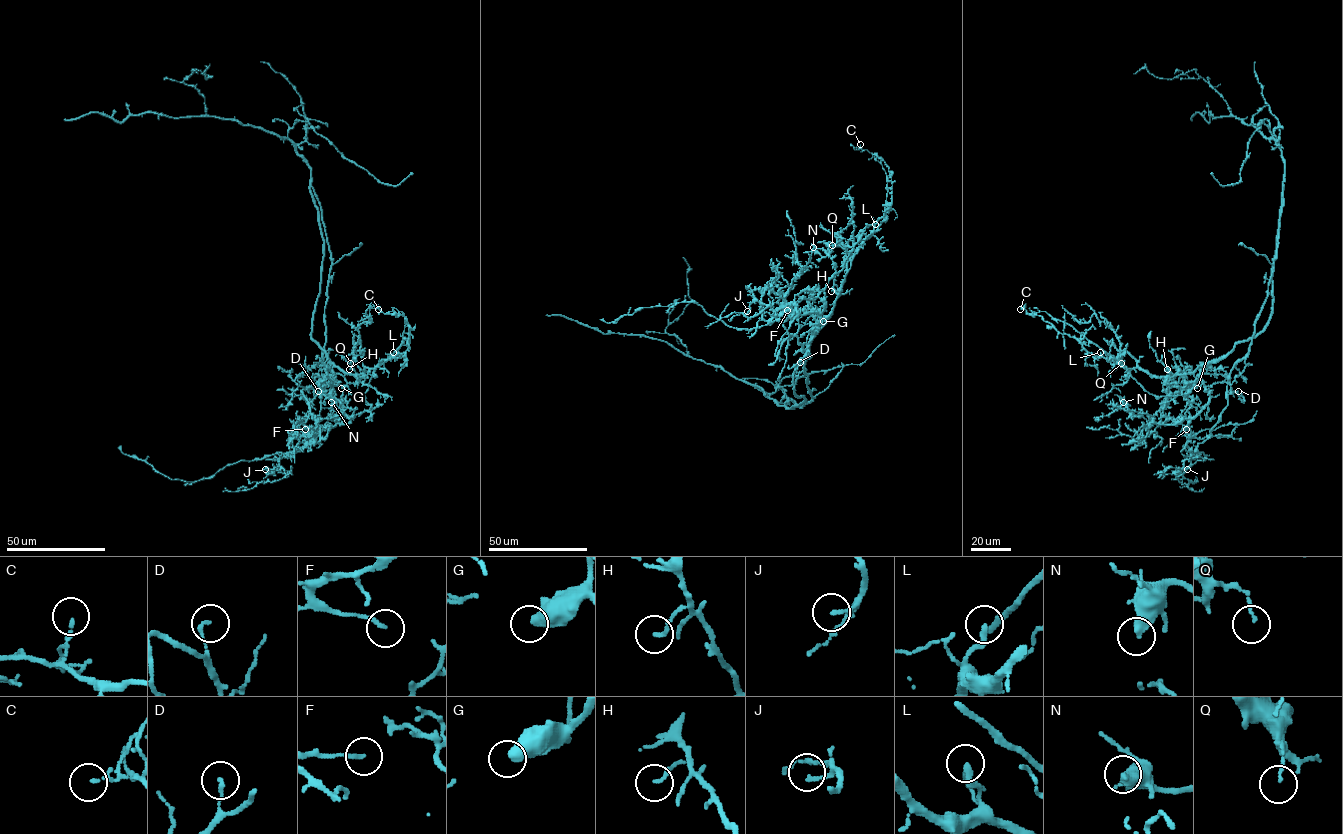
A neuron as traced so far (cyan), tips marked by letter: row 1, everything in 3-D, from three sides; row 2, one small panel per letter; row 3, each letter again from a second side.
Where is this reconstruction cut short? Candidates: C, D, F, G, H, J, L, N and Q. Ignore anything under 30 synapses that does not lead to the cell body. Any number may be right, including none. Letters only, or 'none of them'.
none of them

